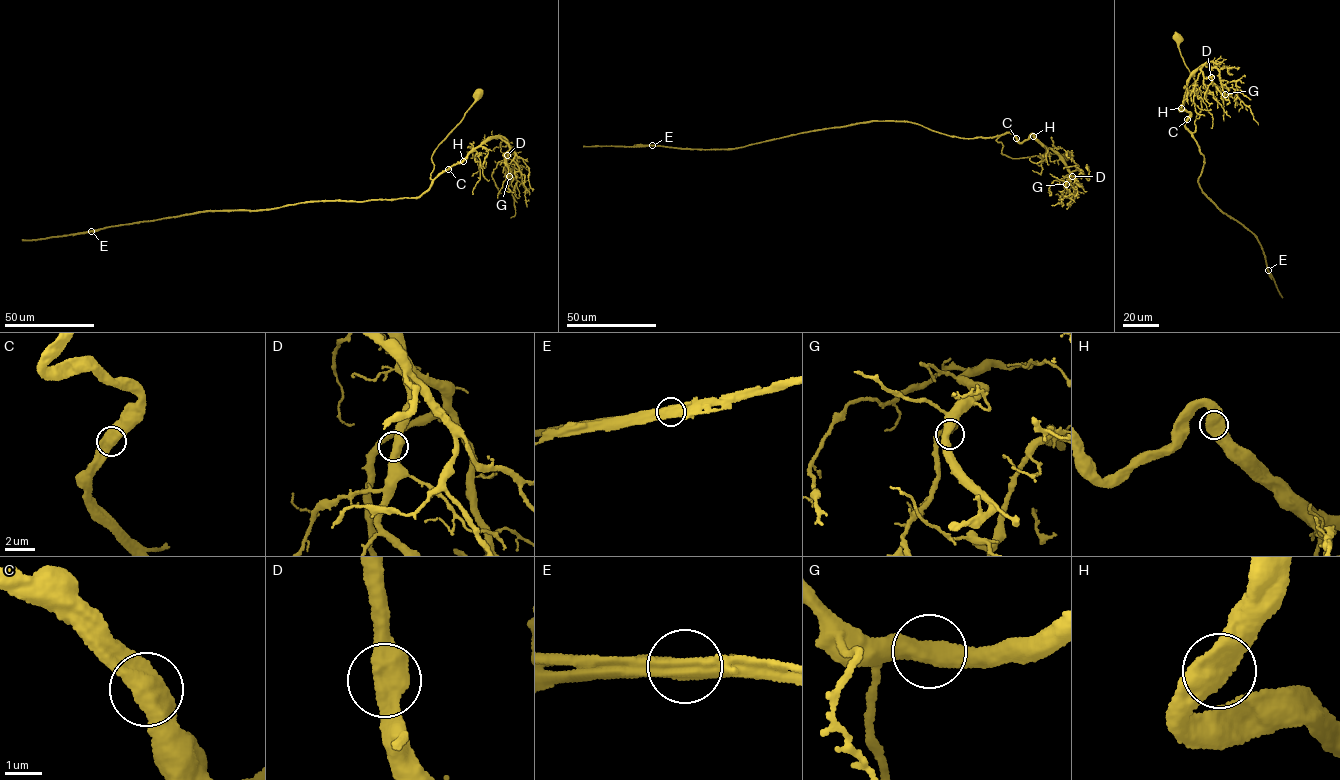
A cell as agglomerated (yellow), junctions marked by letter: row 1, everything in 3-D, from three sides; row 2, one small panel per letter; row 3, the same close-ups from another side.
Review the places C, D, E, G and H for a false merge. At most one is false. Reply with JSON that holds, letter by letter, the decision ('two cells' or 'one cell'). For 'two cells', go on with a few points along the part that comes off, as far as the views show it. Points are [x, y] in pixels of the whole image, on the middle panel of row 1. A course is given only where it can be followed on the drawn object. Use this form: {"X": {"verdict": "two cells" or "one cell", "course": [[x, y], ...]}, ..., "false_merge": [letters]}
{"C": {"verdict": "one cell"}, "D": {"verdict": "one cell"}, "E": {"verdict": "two cells", "course": [[652, 145], [633, 145]]}, "G": {"verdict": "one cell"}, "H": {"verdict": "one cell"}, "false_merge": ["E"]}

